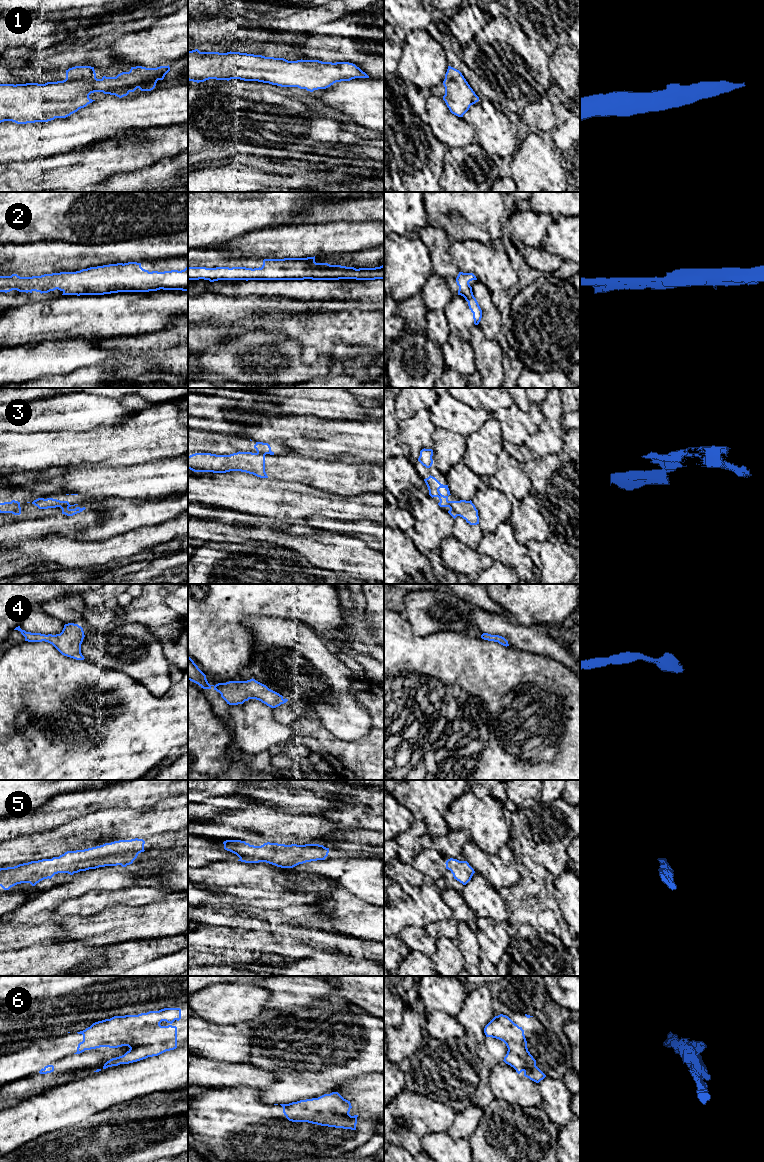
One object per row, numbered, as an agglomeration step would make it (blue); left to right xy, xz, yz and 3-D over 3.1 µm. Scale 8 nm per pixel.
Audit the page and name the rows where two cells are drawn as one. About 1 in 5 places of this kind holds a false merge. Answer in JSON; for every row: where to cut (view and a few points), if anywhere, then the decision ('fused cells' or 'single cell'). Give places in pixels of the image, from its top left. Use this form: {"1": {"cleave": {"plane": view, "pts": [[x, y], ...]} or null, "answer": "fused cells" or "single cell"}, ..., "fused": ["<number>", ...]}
{"1": {"cleave": null, "answer": "single cell"}, "2": {"cleave": null, "answer": "single cell"}, "3": {"cleave": {"plane": "yz", "pts": [[448, 501], [457, 515]]}, "answer": "fused cells"}, "4": {"cleave": null, "answer": "single cell"}, "5": {"cleave": null, "answer": "single cell"}, "6": {"cleave": null, "answer": "single cell"}, "fused": ["3"]}

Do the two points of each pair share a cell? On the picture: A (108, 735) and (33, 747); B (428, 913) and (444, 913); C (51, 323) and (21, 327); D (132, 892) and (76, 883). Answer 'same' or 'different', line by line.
A: same
B: same
C: same
D: different

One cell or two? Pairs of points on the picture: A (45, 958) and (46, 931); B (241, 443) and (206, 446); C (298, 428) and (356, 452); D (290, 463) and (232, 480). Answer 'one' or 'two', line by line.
A: two
B: one
C: one
D: two

